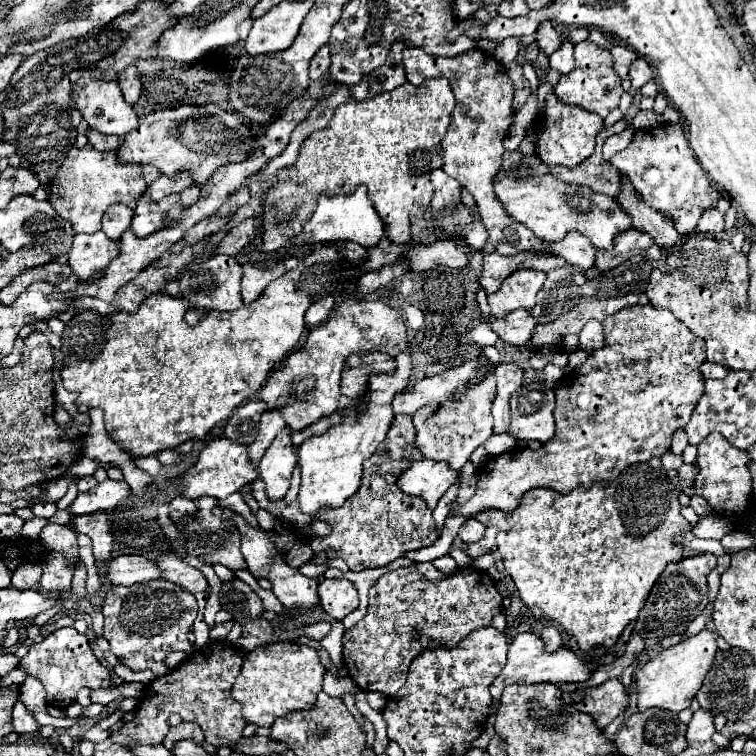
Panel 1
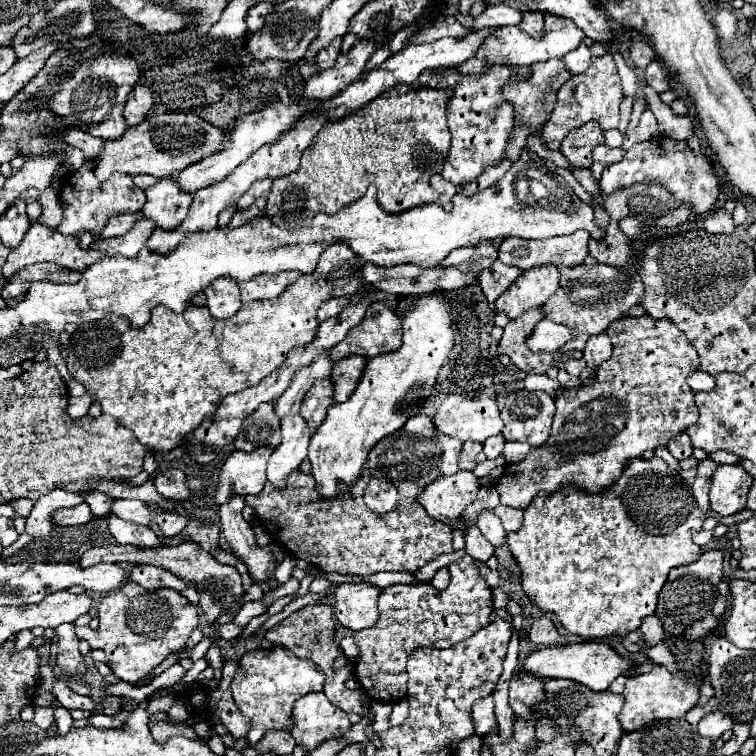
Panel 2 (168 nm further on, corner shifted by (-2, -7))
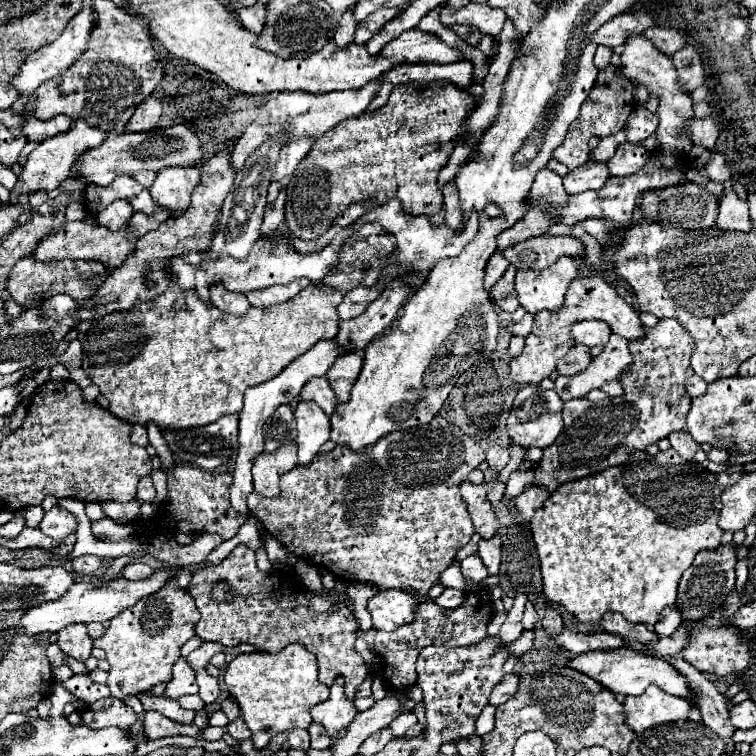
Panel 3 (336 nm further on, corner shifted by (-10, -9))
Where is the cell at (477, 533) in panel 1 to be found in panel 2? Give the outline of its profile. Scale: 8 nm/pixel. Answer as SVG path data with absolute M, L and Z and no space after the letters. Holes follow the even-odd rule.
M470 526L464 538L466 538L466 554L470 554L474 560L488 562L488 558L494 556L494 546L480 534L476 526Z

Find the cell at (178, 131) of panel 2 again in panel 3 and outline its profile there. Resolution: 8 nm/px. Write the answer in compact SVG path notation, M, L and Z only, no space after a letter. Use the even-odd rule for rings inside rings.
M174 124L166 128L154 128L148 132L124 132L124 134L110 132L108 138L98 148L92 148L84 152L84 156L80 156L80 160L76 162L76 170L88 182L108 186L120 174L134 176L140 170L160 172L162 168L168 166L196 166L202 160L204 160L204 150L200 146L200 138L194 126Z

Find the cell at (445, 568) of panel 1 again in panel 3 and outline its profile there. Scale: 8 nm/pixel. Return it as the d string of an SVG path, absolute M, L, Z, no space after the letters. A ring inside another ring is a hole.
M446 588L438 598L436 602L442 606L442 608L456 608L462 600L462 590L456 590L456 588Z

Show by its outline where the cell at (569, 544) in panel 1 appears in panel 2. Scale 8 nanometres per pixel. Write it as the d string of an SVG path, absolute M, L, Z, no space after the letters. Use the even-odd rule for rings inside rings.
M632 458L632 462L626 466L624 474L612 486L608 486L608 490L604 490L600 494L586 494L584 490L580 490L578 486L572 486L572 484L562 486L562 490L558 490L558 492L538 494L532 500L532 504L524 510L524 524L522 524L522 528L518 532L510 532L508 534L508 546L510 546L514 558L518 560L520 568L522 568L522 588L524 588L526 596L536 606L540 606L542 610L558 614L562 626L568 632L584 636L584 638L604 638L604 636L618 636L618 638L622 638L624 634L628 634L632 630L638 630L644 616L654 614L656 602L658 602L658 594L660 594L660 590L662 590L662 586L664 586L664 582L668 578L668 572L674 566L694 562L702 554L700 546L692 542L692 534L700 532L702 530L702 522L706 518L710 518L710 516L716 516L716 514L712 510L708 510L708 512L700 510L700 506L696 504L696 498L692 494L692 488L680 476L680 470L672 470L662 458L652 458L652 460Z

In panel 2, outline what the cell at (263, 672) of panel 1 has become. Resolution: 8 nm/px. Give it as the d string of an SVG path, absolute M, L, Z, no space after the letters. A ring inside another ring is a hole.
M272 646L268 650L248 650L240 658L238 670L230 684L236 706L246 718L250 718L252 724L246 740L250 744L256 744L268 730L286 730L286 724L292 718L294 702L310 692L322 692L322 686L324 674L318 672L312 662L298 658L284 646Z

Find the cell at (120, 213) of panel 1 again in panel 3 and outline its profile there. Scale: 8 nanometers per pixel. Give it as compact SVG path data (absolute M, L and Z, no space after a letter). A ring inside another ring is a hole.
M116 200L104 212L100 212L100 216L96 216L96 220L98 220L98 224L102 224L108 230L116 232L116 230L120 230L120 228L124 228L128 224L132 214L134 214L134 210L132 210L132 206L128 202Z

